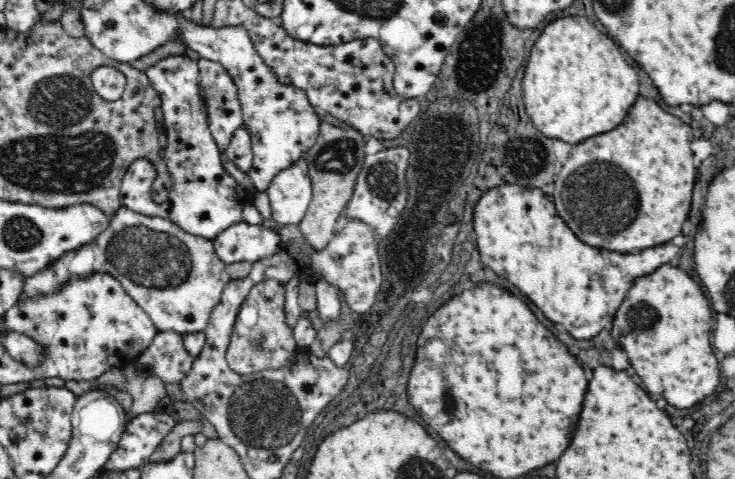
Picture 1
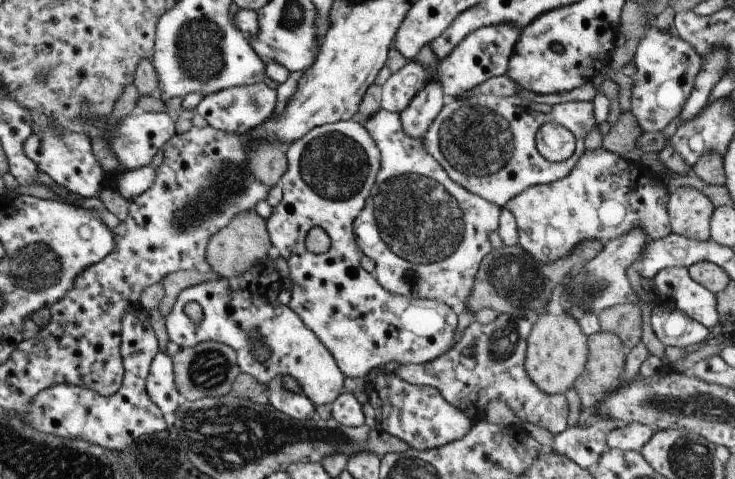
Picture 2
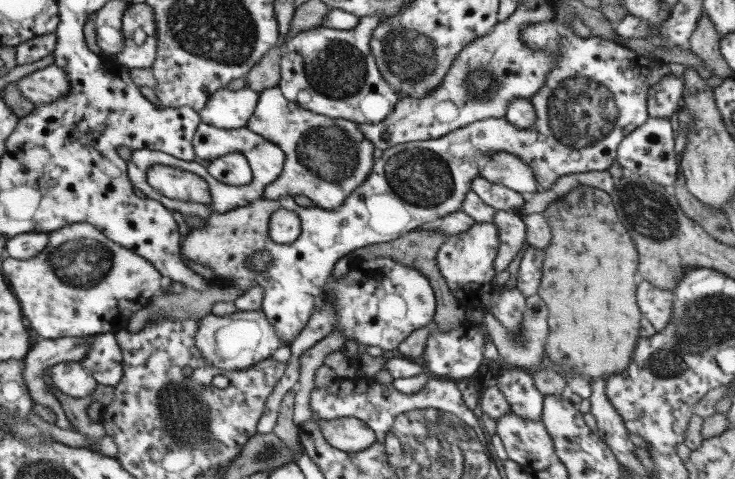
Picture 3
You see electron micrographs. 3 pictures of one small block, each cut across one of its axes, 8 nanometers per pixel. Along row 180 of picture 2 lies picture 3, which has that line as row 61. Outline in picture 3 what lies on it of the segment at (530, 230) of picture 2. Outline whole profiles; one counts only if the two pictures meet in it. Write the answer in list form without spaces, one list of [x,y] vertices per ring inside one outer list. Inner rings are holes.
[[[539,22],[533,26],[521,28],[521,40],[525,40],[527,48],[533,48],[533,52],[557,52],[557,60],[553,70],[547,74],[545,84],[541,90],[529,98],[529,104],[535,112],[535,124],[529,130],[521,130],[507,122],[505,118],[485,118],[477,120],[465,128],[453,130],[441,138],[435,140],[421,140],[421,142],[405,142],[391,146],[381,154],[379,160],[373,160],[373,170],[365,178],[357,190],[353,190],[345,202],[333,210],[321,210],[321,208],[301,208],[293,202],[293,198],[279,198],[279,200],[265,200],[259,198],[257,202],[251,202],[245,208],[237,208],[225,214],[213,212],[203,228],[189,230],[181,238],[181,256],[187,260],[193,260],[201,264],[203,268],[209,268],[215,272],[217,278],[215,284],[227,284],[237,286],[239,290],[251,290],[253,286],[263,288],[263,304],[261,310],[269,324],[275,328],[277,336],[285,346],[293,338],[299,336],[299,332],[309,322],[309,316],[315,310],[315,304],[323,300],[323,290],[333,274],[335,264],[345,258],[345,254],[371,246],[371,244],[383,244],[401,238],[403,234],[409,234],[417,228],[427,228],[429,224],[437,222],[445,214],[459,212],[465,194],[471,190],[473,178],[479,176],[479,166],[475,164],[477,158],[493,154],[493,152],[509,152],[523,160],[527,166],[531,166],[537,192],[553,188],[553,182],[565,174],[575,172],[607,172],[611,162],[617,158],[617,146],[621,144],[627,134],[635,132],[641,124],[647,122],[647,90],[663,80],[669,74],[667,64],[655,58],[639,56],[637,52],[631,52],[623,48],[621,44],[613,44],[601,38],[581,38],[561,22]],[[287,208],[295,212],[301,220],[301,234],[293,244],[275,244],[269,238],[269,218],[271,212]],[[255,252],[269,252],[271,264],[267,270],[251,270],[249,258]]]

